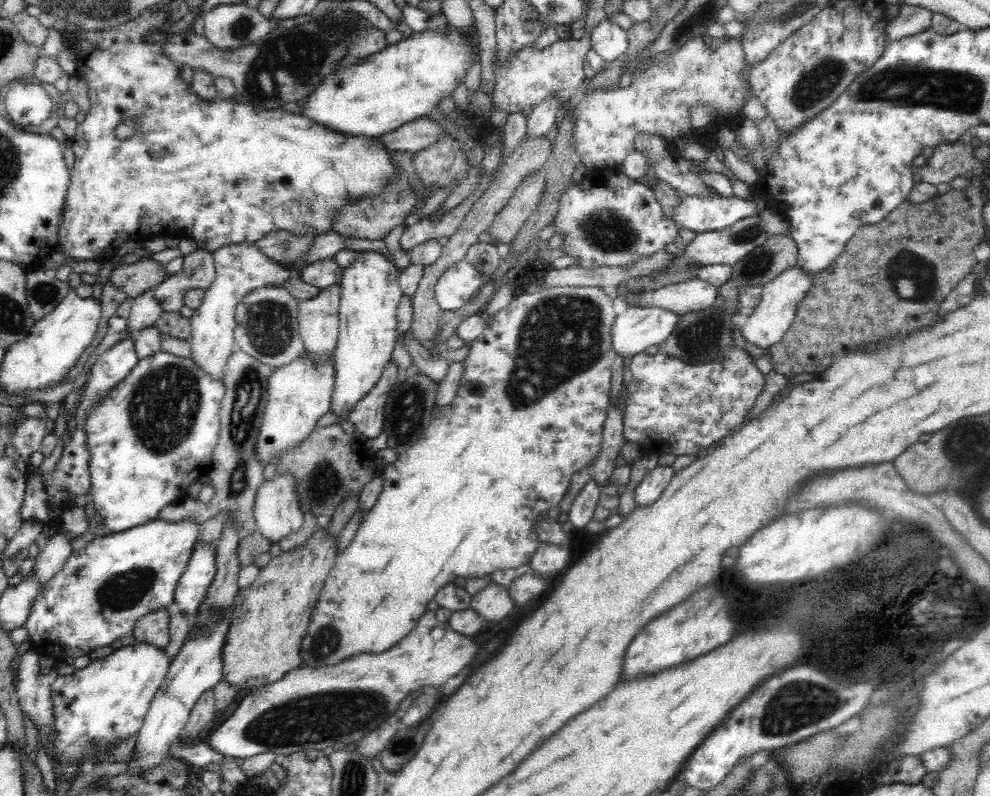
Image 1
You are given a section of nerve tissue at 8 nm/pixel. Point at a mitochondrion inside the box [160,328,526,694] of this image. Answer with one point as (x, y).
(248, 394)

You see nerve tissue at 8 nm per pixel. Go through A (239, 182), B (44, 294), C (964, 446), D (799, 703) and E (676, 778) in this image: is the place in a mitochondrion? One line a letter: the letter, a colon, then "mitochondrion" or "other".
A: mitochondrion
B: mitochondrion
C: mitochondrion
D: mitochondrion
E: other

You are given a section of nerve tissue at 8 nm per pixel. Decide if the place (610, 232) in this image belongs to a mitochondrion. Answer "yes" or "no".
yes

